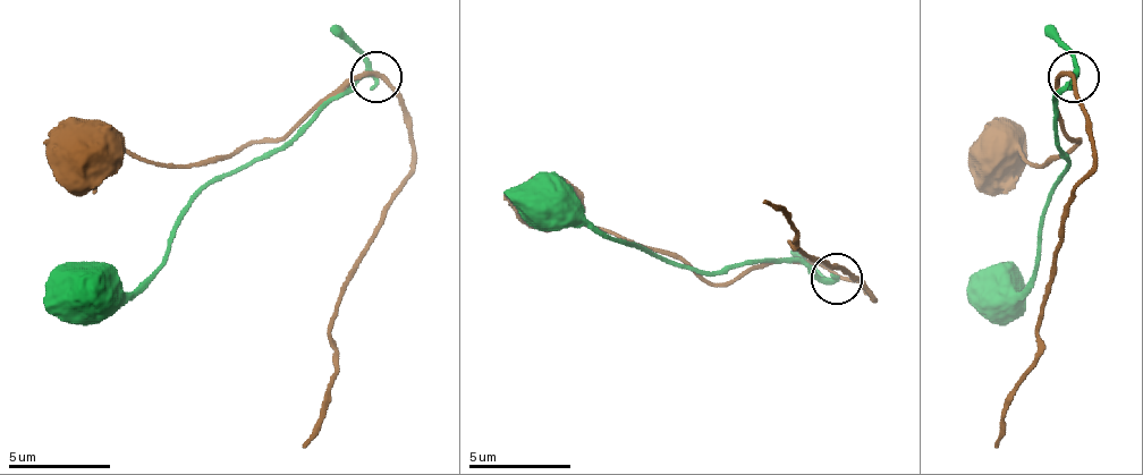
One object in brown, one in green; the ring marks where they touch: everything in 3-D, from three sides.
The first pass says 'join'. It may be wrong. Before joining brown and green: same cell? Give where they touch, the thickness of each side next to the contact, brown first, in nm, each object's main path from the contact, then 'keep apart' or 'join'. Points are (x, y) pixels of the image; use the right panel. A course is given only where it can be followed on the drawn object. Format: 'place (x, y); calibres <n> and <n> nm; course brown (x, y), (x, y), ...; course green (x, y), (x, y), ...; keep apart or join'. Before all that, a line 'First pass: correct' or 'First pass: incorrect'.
First pass: incorrect
place (1073, 76); calibres 200 and 260 nm; course brown (1069, 75), (1059, 81), (1055, 111), (1075, 141), (1080, 141), (1044, 167), (1034, 167), (1018, 151), (998, 157); course green (1075, 75), (1055, 95), (1055, 141), (1065, 151), (1039, 228), (1034, 278), (1018, 294), (998, 294), (983, 308); keep apart

